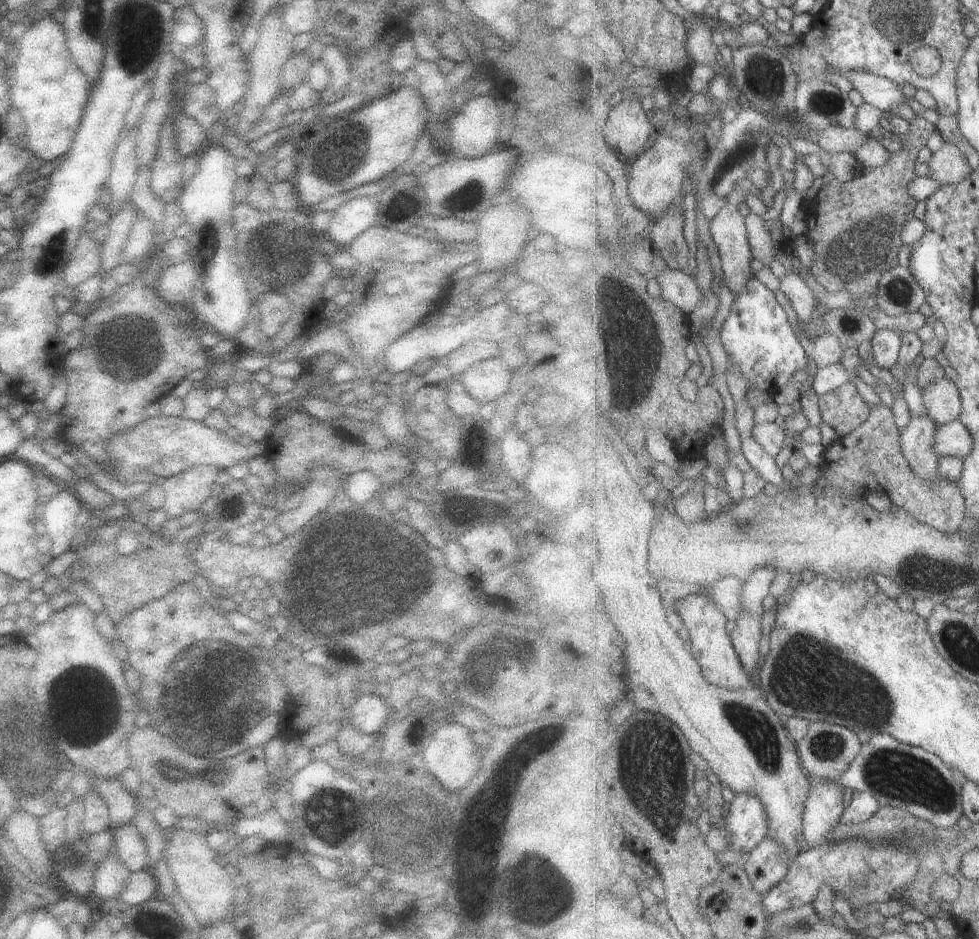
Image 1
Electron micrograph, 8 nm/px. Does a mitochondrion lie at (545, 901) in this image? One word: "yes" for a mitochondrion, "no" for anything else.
yes

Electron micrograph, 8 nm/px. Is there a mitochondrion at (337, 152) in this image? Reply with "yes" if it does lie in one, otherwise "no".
yes

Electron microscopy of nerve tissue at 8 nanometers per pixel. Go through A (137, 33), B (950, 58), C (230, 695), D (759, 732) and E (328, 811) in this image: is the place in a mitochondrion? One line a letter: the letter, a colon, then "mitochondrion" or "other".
A: mitochondrion
B: other
C: mitochondrion
D: mitochondrion
E: mitochondrion

